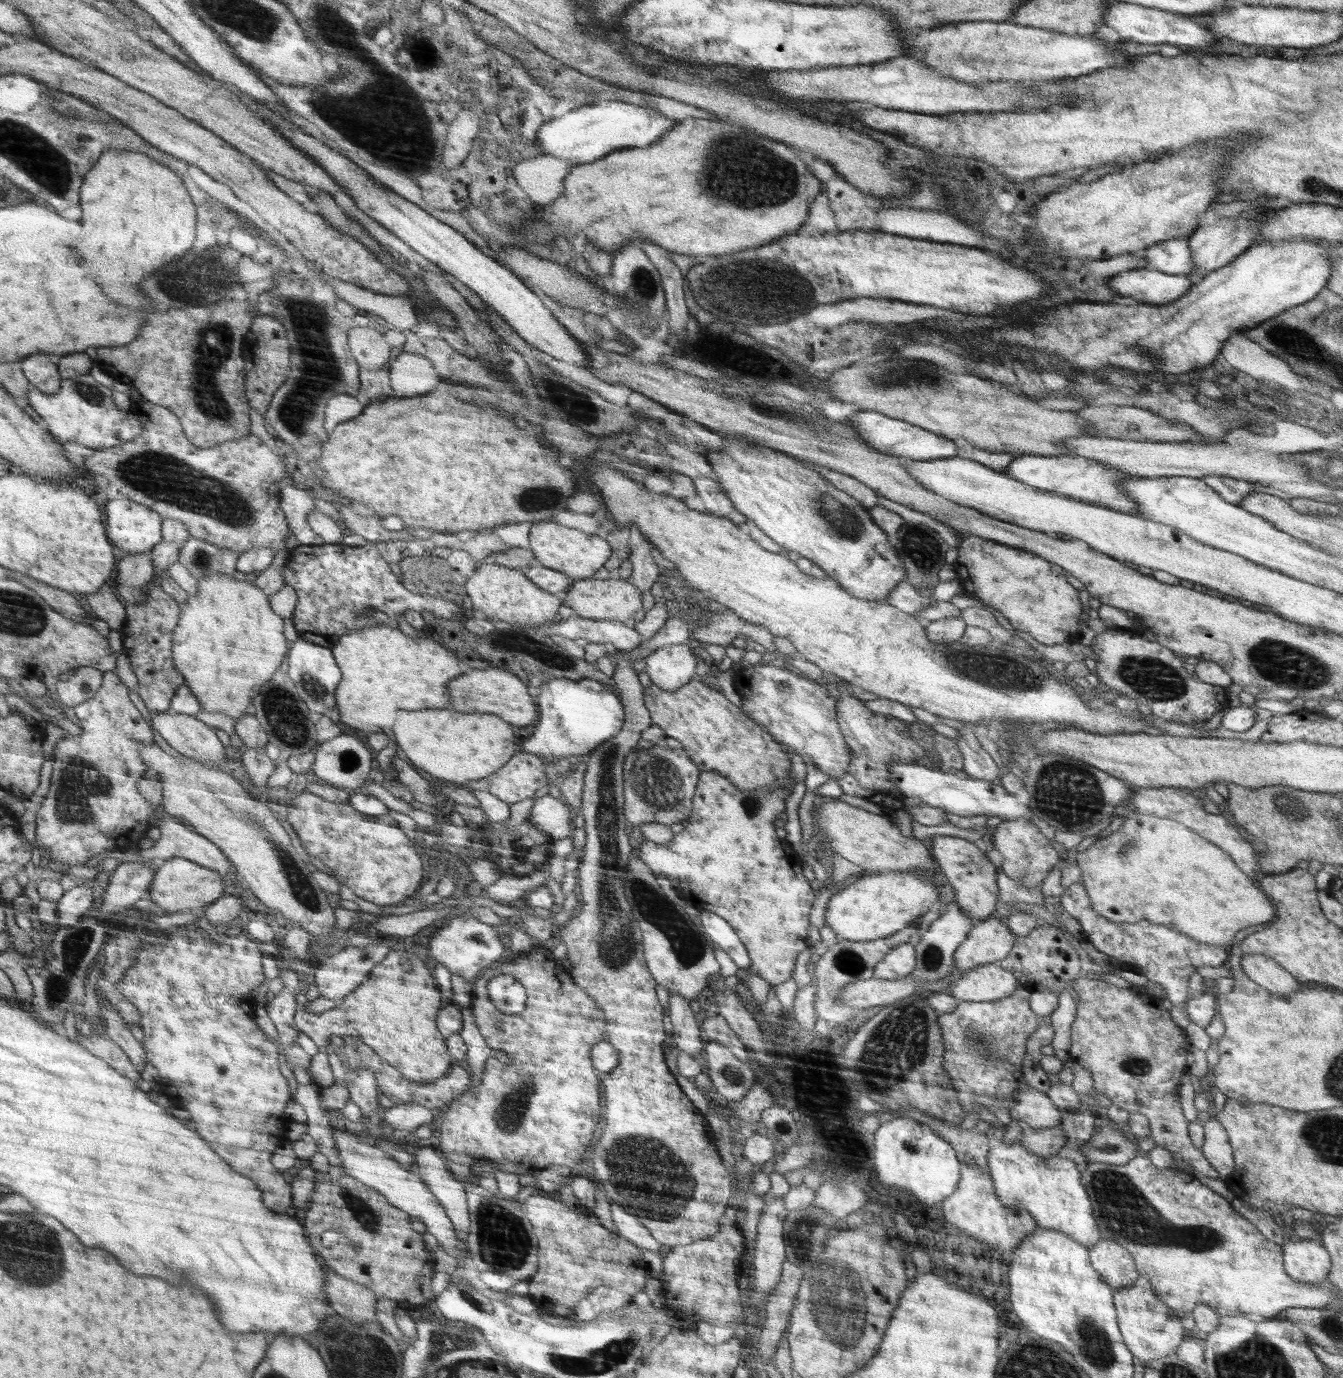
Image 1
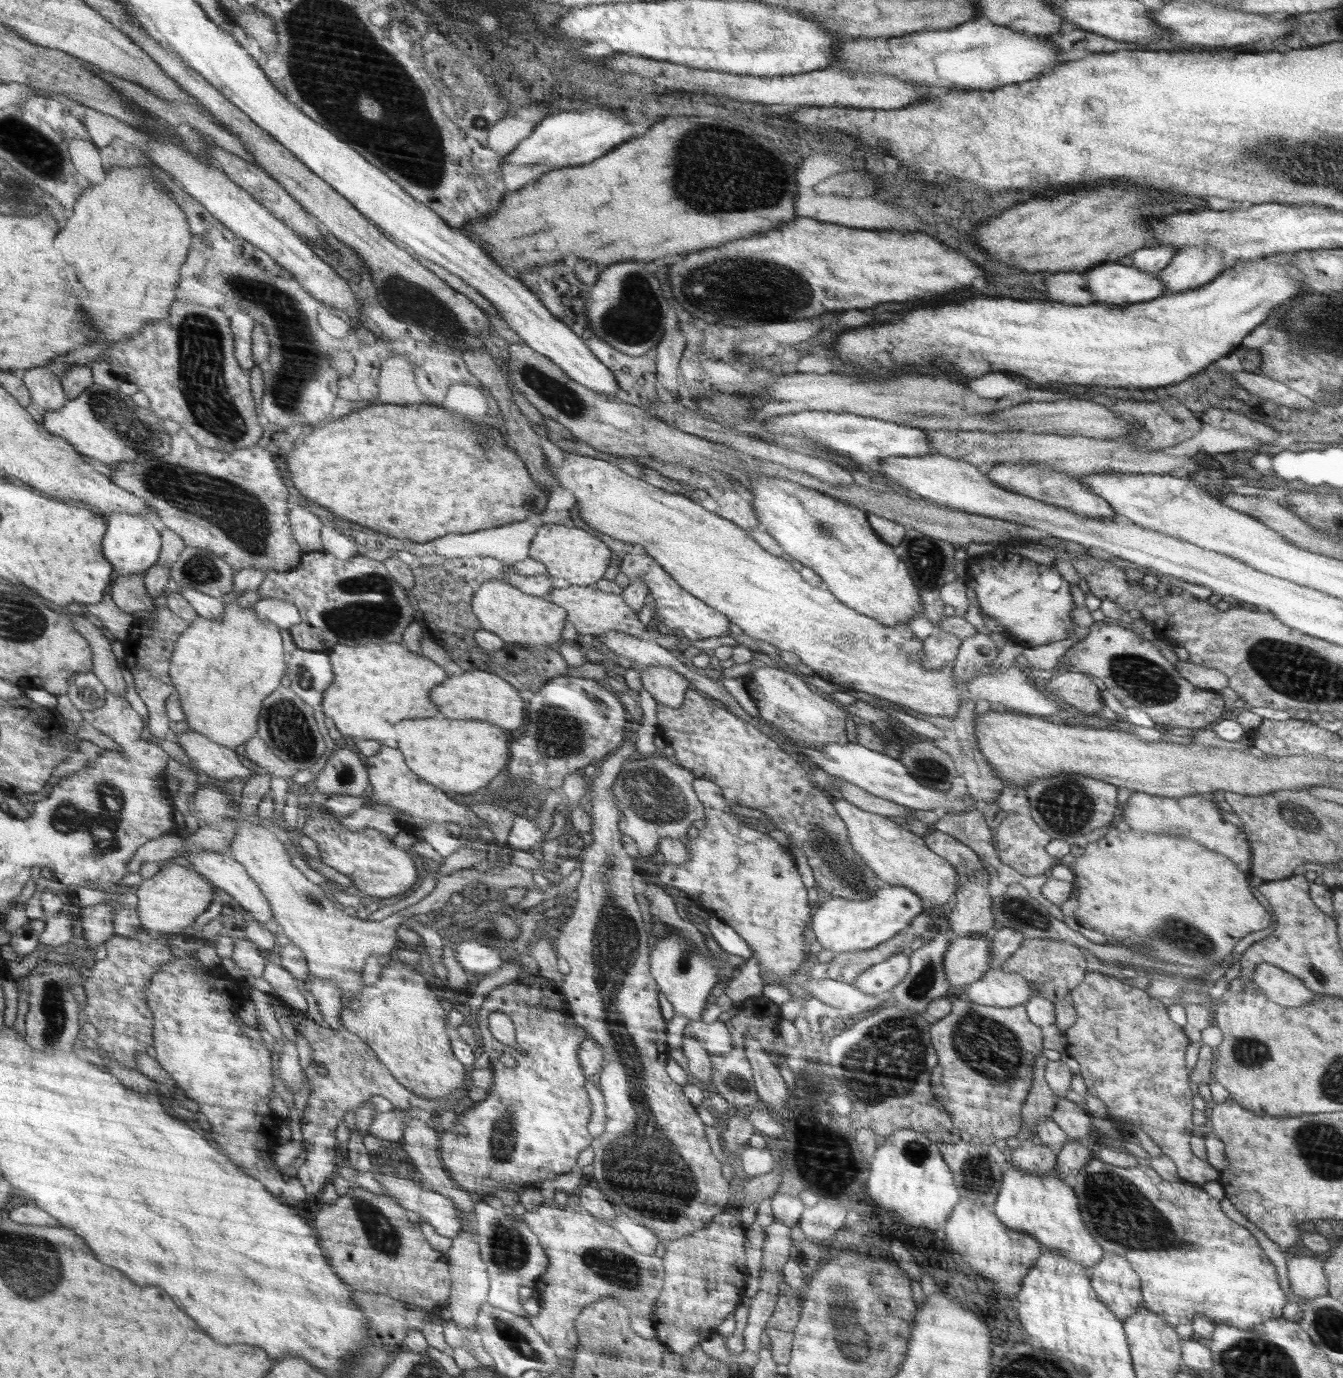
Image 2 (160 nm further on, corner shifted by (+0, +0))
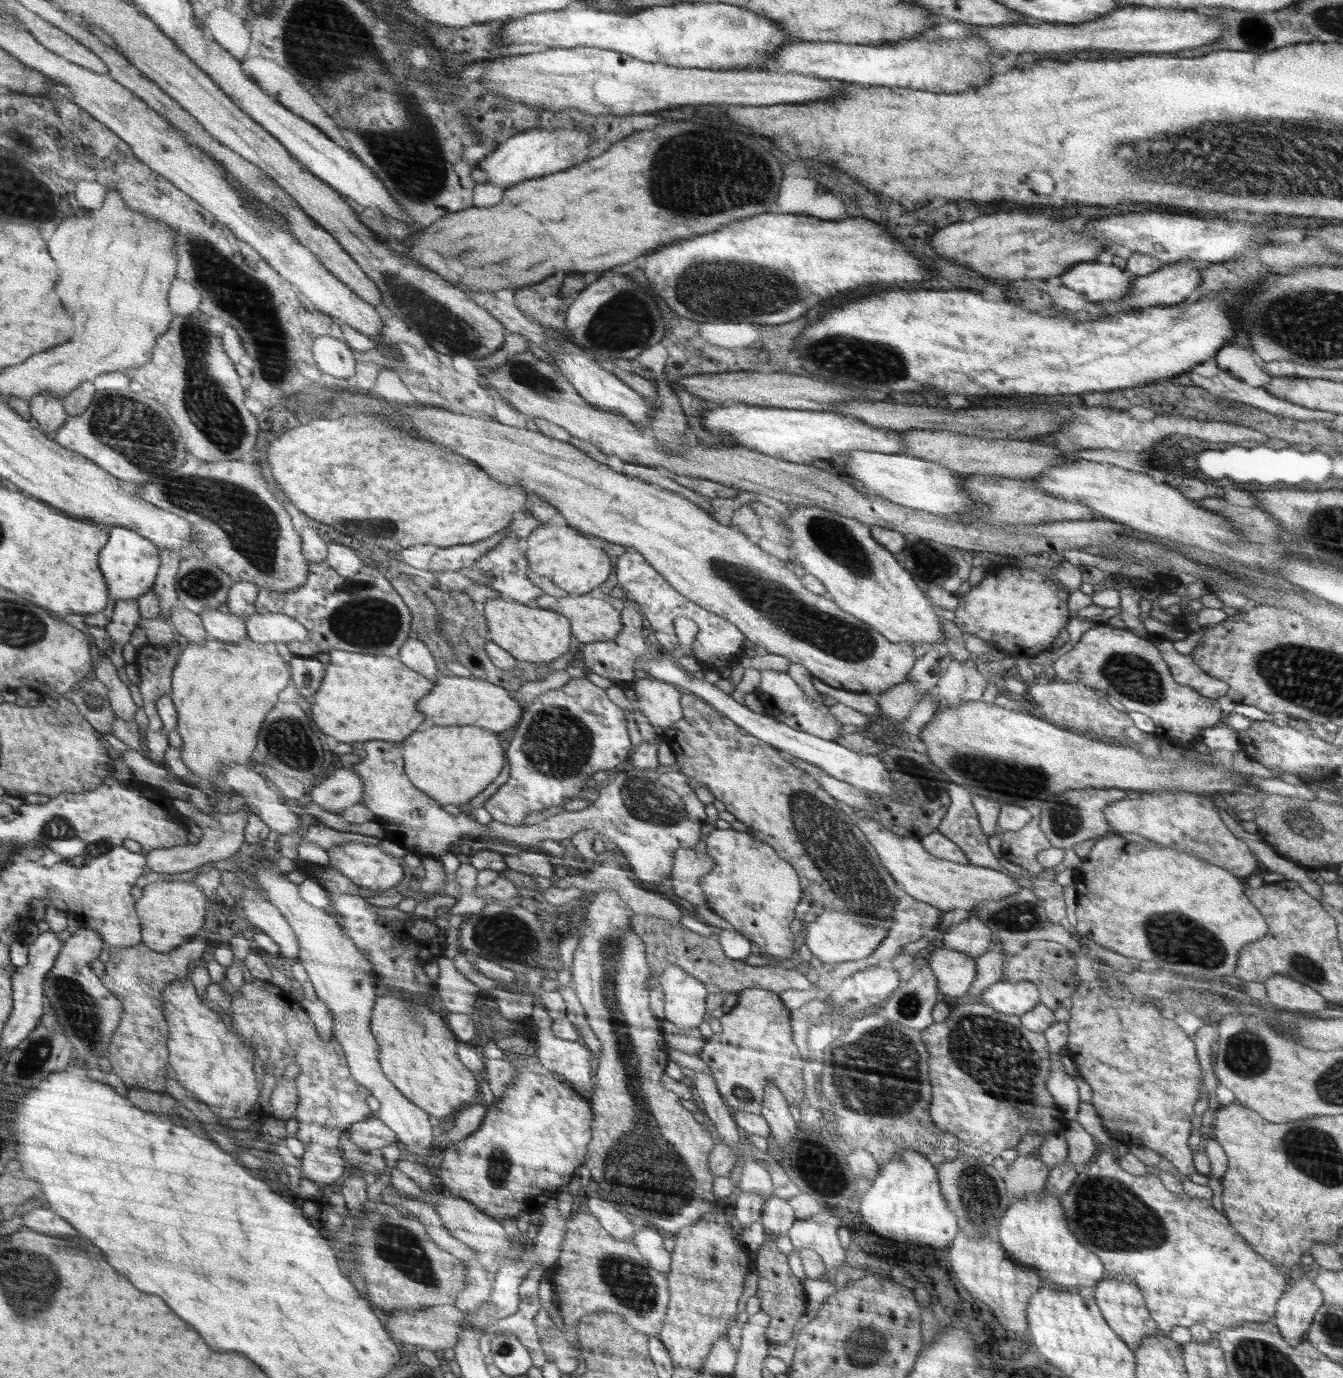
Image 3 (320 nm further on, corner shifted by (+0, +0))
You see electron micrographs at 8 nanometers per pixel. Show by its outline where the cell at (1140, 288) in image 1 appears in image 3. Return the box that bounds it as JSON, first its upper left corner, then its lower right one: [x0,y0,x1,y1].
[1060,261,1136,303]

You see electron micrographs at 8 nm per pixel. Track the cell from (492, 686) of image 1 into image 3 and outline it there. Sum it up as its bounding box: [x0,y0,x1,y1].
[418,674,522,734]

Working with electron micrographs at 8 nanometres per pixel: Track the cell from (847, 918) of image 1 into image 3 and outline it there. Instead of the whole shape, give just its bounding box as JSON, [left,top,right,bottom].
[803,912,893,966]

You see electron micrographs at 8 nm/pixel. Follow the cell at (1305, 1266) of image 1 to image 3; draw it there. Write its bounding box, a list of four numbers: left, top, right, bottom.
[1272,1273,1323,1345]

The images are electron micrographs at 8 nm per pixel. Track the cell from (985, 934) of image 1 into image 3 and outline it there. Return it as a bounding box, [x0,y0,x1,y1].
[930,946,977,997]

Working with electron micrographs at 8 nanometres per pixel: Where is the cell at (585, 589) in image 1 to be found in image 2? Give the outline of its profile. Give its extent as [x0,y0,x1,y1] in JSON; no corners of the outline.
[545,586,647,641]

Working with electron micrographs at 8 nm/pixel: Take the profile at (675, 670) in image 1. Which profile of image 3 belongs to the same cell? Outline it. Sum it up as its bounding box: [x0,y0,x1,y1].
[633,676,683,736]

